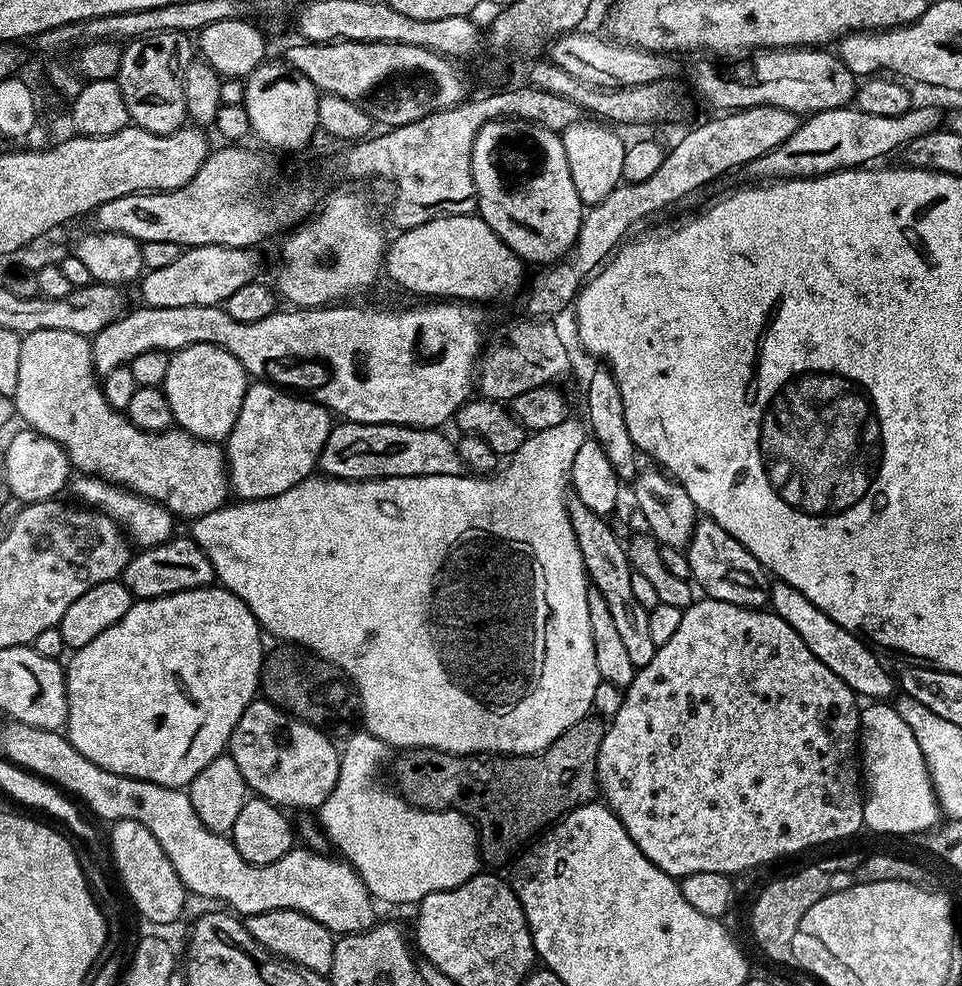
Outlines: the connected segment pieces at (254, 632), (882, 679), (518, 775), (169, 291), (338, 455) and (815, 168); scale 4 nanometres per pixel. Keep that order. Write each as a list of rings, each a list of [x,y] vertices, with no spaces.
[[[209,586],[206,588],[191,588],[185,592],[175,592],[169,596],[159,596],[153,600],[137,599],[94,642],[86,642],[86,646],[75,649],[71,653],[72,661],[66,664],[66,690],[68,691],[68,722],[66,735],[68,740],[82,754],[82,758],[90,758],[94,766],[102,766],[102,770],[110,770],[110,774],[122,774],[139,780],[149,780],[155,784],[161,784],[167,788],[187,789],[188,783],[214,758],[225,755],[228,747],[228,739],[238,726],[238,718],[246,710],[250,701],[257,699],[260,687],[260,666],[264,663],[265,645],[260,645],[262,629],[254,614],[230,589],[223,586]]]
[[[773,583],[770,588],[770,608],[795,630],[802,642],[806,642],[810,654],[814,654],[814,658],[818,658],[826,670],[834,670],[834,674],[838,674],[838,678],[842,678],[842,682],[846,682],[846,686],[850,686],[857,697],[868,702],[889,699],[892,688],[894,692],[894,676],[884,669],[885,661],[860,637],[850,634],[850,630],[842,630],[842,626],[838,626],[830,614],[818,610],[818,606],[814,606],[814,602],[810,602],[802,590],[794,590],[794,586],[789,584]]]
[[[592,719],[578,721],[549,748],[531,754],[457,754],[440,752],[437,748],[405,748],[392,764],[395,791],[413,808],[426,812],[460,812],[468,817],[478,825],[483,863],[504,864],[508,859],[511,861],[533,837],[567,816],[572,809],[597,799],[596,763],[606,724]]]
[[[198,246],[185,248],[170,266],[149,268],[138,281],[141,305],[158,306],[214,306],[223,305],[230,294],[253,283],[260,272],[260,256],[256,248],[234,246]]]
[[[340,422],[333,427],[330,435],[326,438],[326,446],[322,446],[322,454],[318,465],[319,471],[325,477],[334,480],[381,480],[382,478],[414,478],[415,476],[458,476],[465,471],[462,458],[458,458],[458,450],[456,449],[453,437],[443,436],[443,431],[435,428],[411,428],[405,424],[349,424]]]
[[[857,106],[822,110],[811,113],[800,123],[798,130],[794,130],[794,134],[790,134],[790,138],[786,138],[786,142],[782,142],[782,146],[770,150],[770,154],[766,154],[762,158],[744,165],[742,172],[743,175],[748,175],[752,179],[749,181],[752,182],[775,182],[810,176],[825,176],[831,172],[840,172],[844,168],[868,166],[873,162],[883,161],[880,159],[890,155],[895,148],[903,149],[914,138],[922,138],[922,134],[935,131],[936,128],[941,127],[941,124],[942,116],[940,120],[938,109],[920,108],[920,106],[914,106],[906,114],[898,114],[897,117],[882,117],[877,114],[864,113]]]

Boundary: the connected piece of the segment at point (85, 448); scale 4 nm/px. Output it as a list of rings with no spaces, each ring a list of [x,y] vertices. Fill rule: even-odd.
[[[34,330],[33,332],[23,333],[23,337],[22,355],[20,355],[18,365],[18,390],[14,397],[17,417],[21,421],[24,419],[23,423],[31,428],[33,432],[42,434],[46,438],[54,438],[54,442],[61,444],[68,455],[69,465],[75,471],[77,468],[77,473],[98,476],[102,480],[107,480],[109,484],[119,484],[121,488],[127,488],[130,492],[137,492],[148,500],[158,502],[162,507],[168,509],[173,517],[180,518],[180,516],[185,516],[185,521],[188,522],[198,519],[199,516],[210,514],[229,503],[230,481],[226,467],[225,449],[219,443],[210,440],[199,440],[196,436],[191,436],[191,434],[176,426],[162,432],[147,432],[138,426],[134,426],[121,409],[112,408],[110,402],[106,402],[104,389],[96,375],[96,367],[92,361],[92,341],[89,337],[82,334],[74,334],[74,330]]]

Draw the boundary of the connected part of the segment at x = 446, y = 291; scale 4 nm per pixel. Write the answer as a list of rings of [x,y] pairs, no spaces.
[[[469,214],[467,216],[446,216],[438,215],[432,217],[430,222],[422,222],[422,226],[403,229],[399,233],[400,237],[396,241],[387,245],[384,254],[383,271],[400,288],[405,288],[408,292],[413,292],[420,298],[447,298],[452,302],[481,302],[480,300],[492,300],[495,296],[508,296],[511,292],[516,292],[520,287],[523,289],[525,261],[520,255],[486,222],[479,214]]]

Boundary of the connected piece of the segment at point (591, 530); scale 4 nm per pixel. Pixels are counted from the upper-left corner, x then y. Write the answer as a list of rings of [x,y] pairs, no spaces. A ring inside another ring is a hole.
[[[572,498],[568,501],[568,513],[570,522],[574,526],[574,536],[578,542],[578,548],[582,550],[582,562],[584,570],[588,573],[591,587],[606,598],[606,606],[610,606],[610,614],[614,617],[614,623],[622,637],[628,651],[630,662],[634,662],[637,670],[645,668],[654,658],[658,645],[650,639],[650,622],[648,621],[648,609],[641,606],[634,598],[634,589],[630,586],[632,577],[632,563],[628,561],[628,549],[625,541],[616,537],[614,529],[608,525],[605,517],[594,514],[586,502]]]

